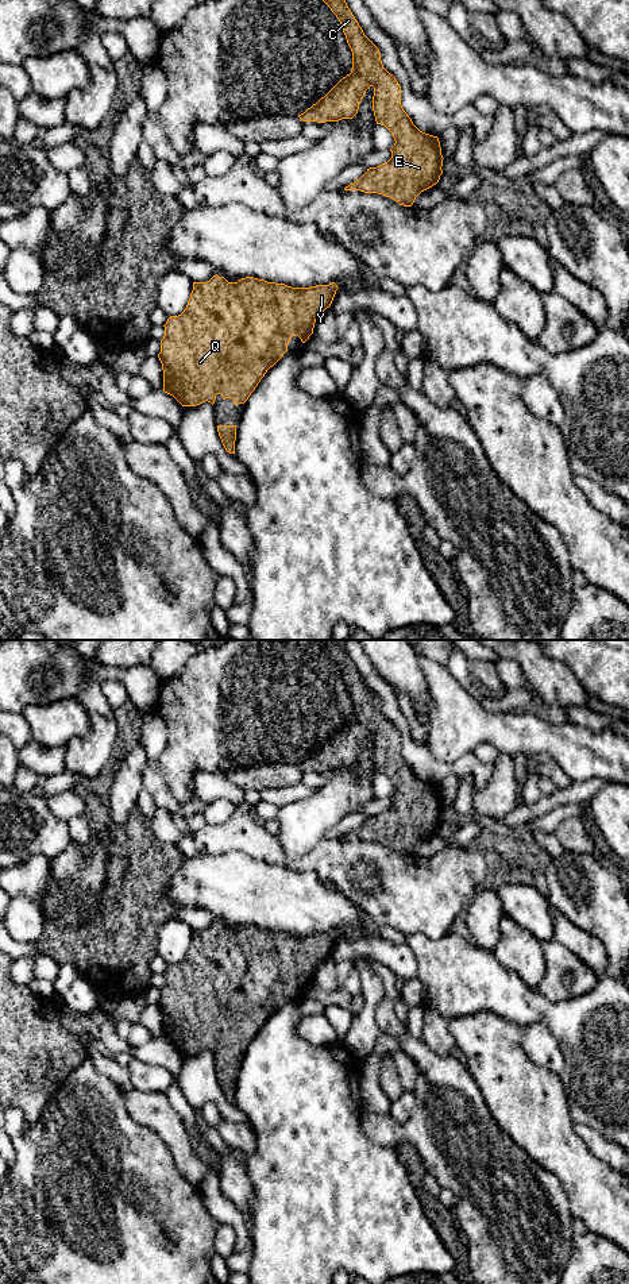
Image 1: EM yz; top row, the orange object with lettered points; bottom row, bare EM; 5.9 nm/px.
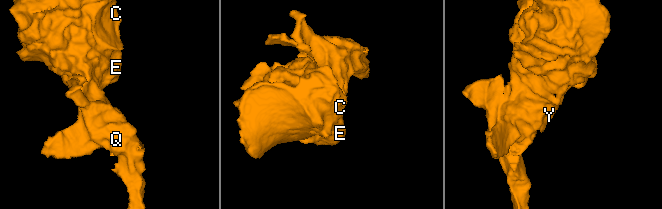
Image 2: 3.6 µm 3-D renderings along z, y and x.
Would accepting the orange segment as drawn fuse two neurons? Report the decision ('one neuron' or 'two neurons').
one neuron

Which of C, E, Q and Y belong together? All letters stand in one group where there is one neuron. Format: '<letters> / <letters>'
C E Q Y

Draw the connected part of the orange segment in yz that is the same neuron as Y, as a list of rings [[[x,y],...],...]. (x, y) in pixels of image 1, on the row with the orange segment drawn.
[[[213,275],[207,282],[193,282],[186,308],[166,321],[158,358],[163,370],[163,392],[182,406],[205,401],[215,404],[216,396],[244,404],[267,370],[288,351],[292,336],[305,343],[313,333],[317,316],[331,306],[337,290],[335,282],[310,288],[292,288],[246,277],[228,282]]]

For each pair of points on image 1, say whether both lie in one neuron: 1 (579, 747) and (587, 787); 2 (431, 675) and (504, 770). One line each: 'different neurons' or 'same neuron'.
1: different neurons
2: different neurons

